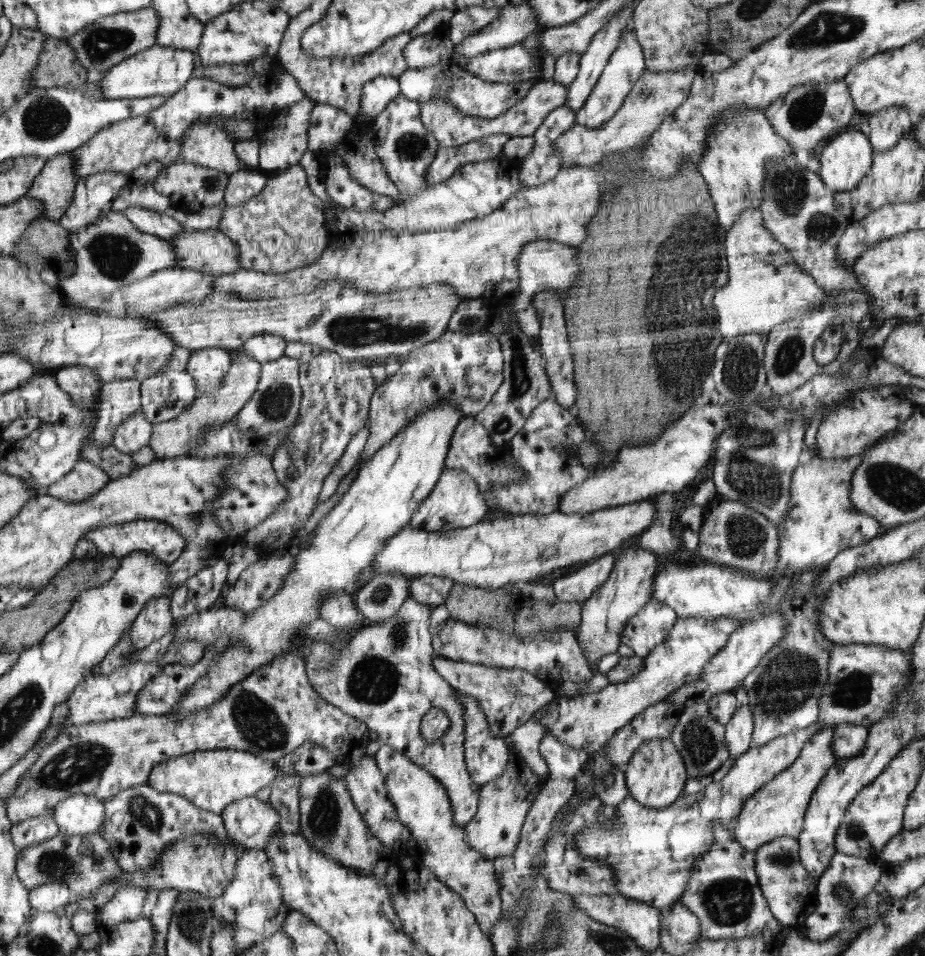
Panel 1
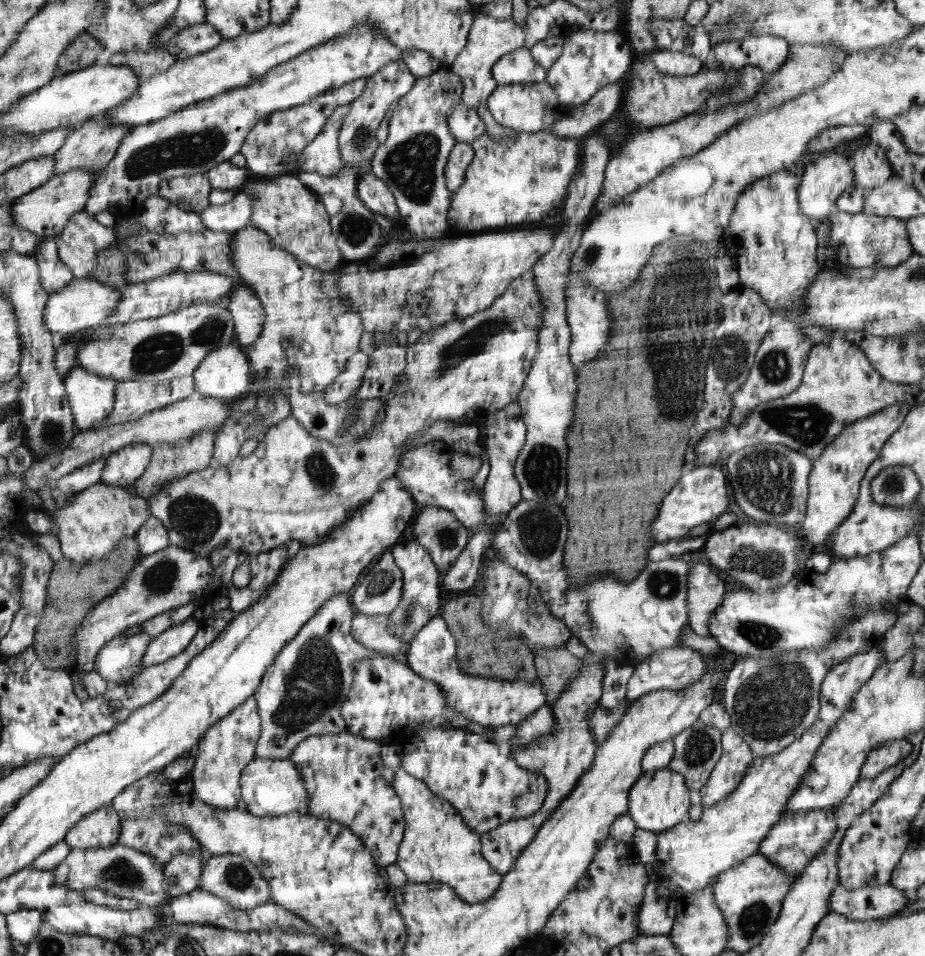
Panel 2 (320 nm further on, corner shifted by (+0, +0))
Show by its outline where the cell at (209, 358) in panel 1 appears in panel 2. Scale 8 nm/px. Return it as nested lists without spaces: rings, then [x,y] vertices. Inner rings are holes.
[[[230,343],[212,350],[192,378],[195,379],[196,395],[233,401],[236,396],[244,394],[250,384],[250,364],[242,354],[242,347],[237,343]]]

